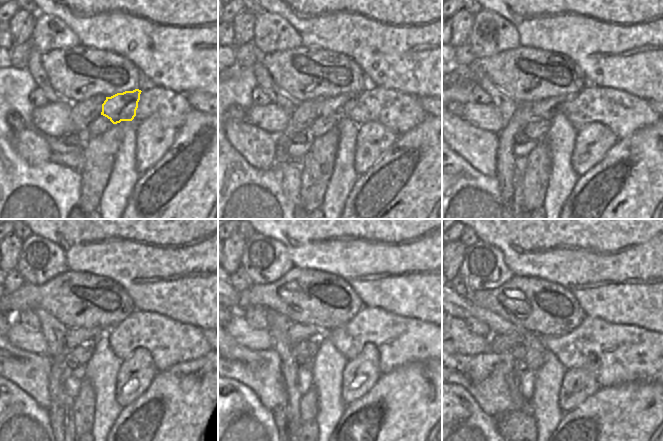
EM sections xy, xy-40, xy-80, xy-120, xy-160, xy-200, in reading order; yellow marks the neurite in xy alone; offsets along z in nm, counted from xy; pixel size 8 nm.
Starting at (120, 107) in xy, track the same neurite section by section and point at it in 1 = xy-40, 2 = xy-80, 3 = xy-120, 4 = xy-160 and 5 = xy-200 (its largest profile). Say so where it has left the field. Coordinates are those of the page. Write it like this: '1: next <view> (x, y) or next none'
1: next xy-40 (338, 107)
2: next xy-80 (546, 109)
3: next xy-120 (75, 336)
4: next xy-160 (297, 333)
5: next xy-200 (500, 343)

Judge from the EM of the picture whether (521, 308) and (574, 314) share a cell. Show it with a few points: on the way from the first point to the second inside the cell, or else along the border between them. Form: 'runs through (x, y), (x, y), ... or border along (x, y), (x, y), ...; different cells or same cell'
runs through (534, 308), (541, 308), (552, 317), (561, 319); same cell

